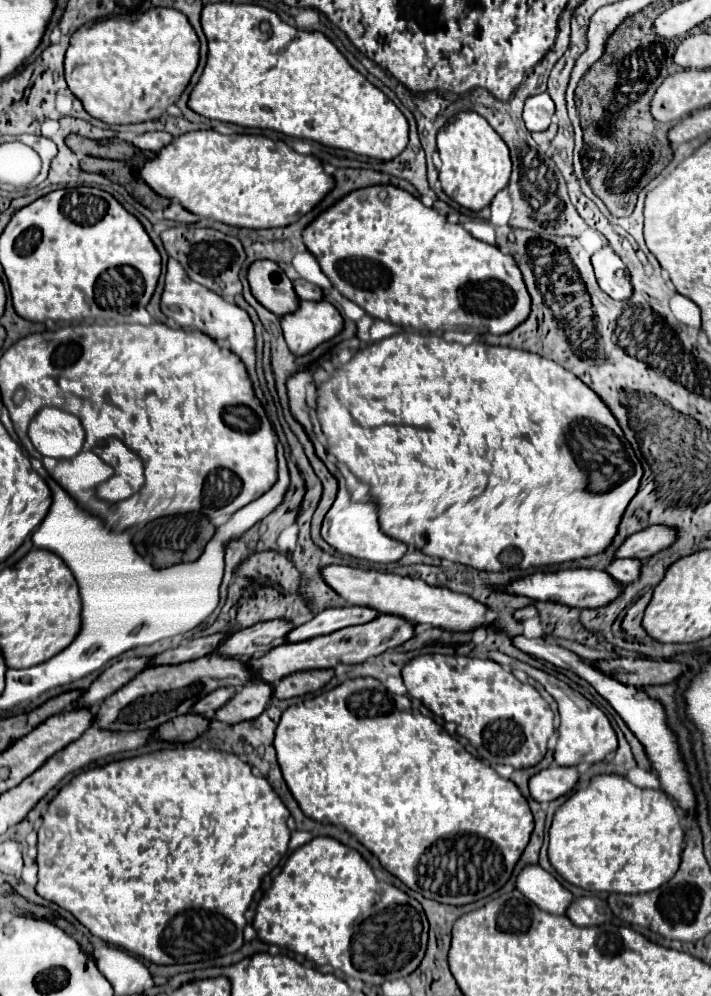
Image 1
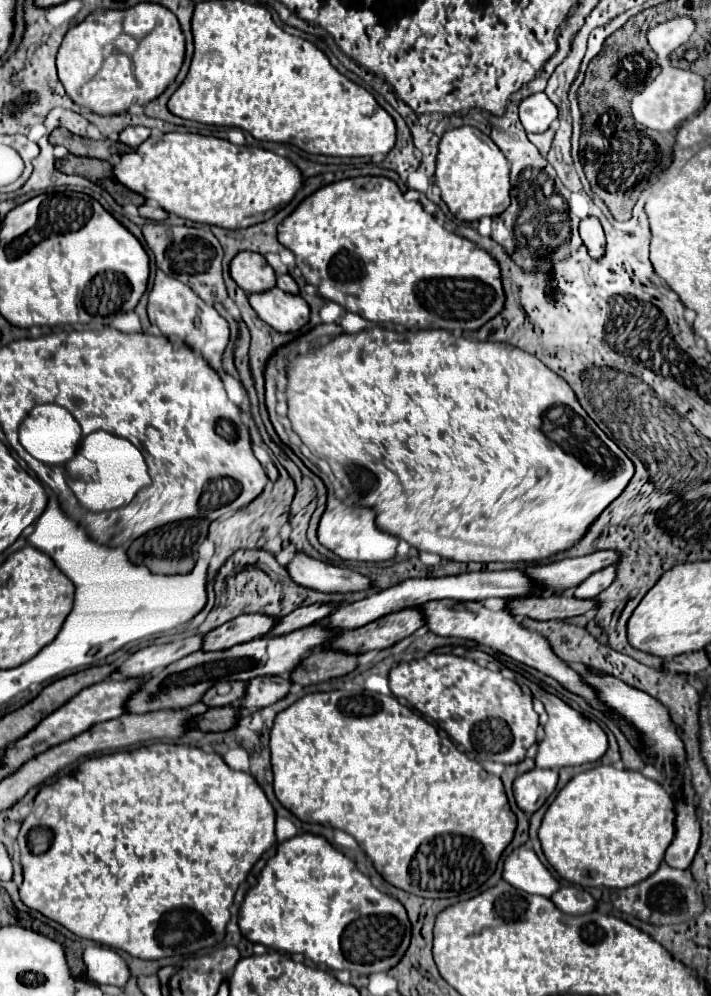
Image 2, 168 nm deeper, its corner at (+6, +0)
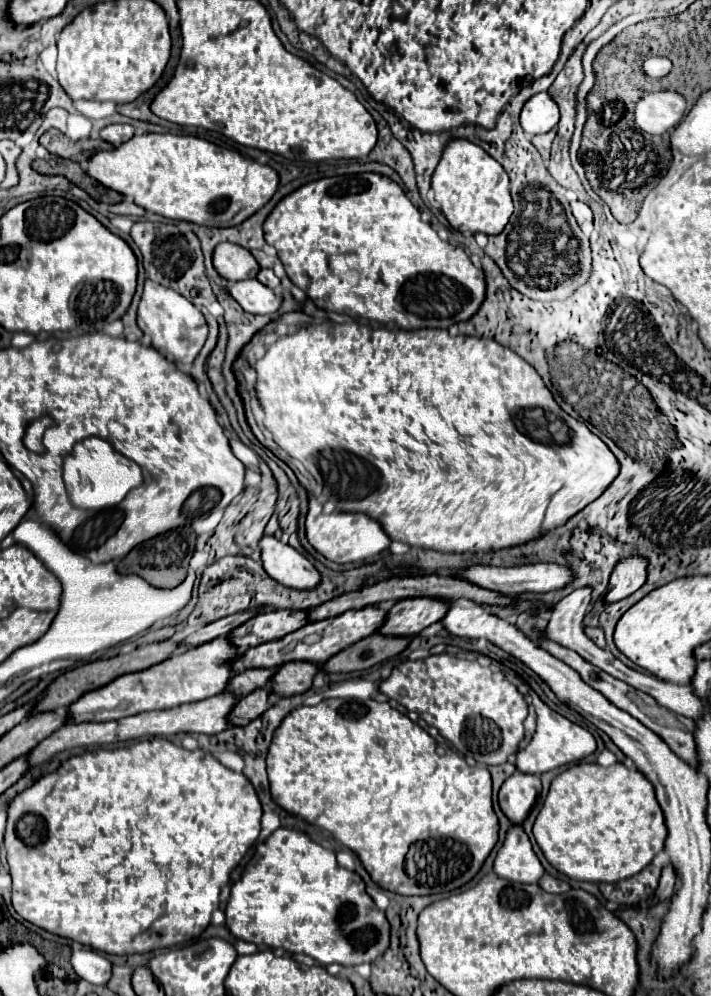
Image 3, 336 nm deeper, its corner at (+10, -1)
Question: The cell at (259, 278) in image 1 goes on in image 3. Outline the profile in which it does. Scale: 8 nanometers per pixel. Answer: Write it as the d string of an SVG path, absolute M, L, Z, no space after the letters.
M234 243L216 245L212 263L214 263L214 269L230 283L242 281L242 279L254 279L256 273L260 271L260 265L252 257L252 253Z

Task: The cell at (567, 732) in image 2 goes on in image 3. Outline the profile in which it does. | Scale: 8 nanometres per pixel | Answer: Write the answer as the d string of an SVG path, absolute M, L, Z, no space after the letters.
M538 697L532 701L532 705L534 705L536 715L538 715L538 719L536 719L536 733L532 735L532 741L522 751L516 753L516 771L530 773L530 775L540 775L540 773L552 771L556 767L580 761L582 757L588 757L588 755L594 753L596 741L594 741L592 733L588 733L586 729L574 725L566 717L554 713Z

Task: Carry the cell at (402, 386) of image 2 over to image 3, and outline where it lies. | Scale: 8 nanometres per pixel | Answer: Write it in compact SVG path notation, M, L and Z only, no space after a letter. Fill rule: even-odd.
M326 321L322 325L310 323L306 327L300 327L296 333L280 337L276 343L268 345L264 357L256 359L254 369L256 397L264 411L264 427L272 433L272 439L290 457L302 461L310 475L322 479L322 483L330 487L334 499L338 501L338 511L366 513L374 517L382 525L382 529L386 529L386 535L390 539L402 541L412 547L424 547L442 553L476 553L522 545L568 521L590 501L598 499L618 475L618 461L614 453L606 447L606 443L600 441L584 423L572 419L556 405L552 393L546 389L534 367L530 367L526 361L522 361L522 357L492 339L478 339L466 335L452 337L447 329L388 331L384 327L374 329L370 325L360 325L358 321ZM532 429L556 429L556 437L550 433L552 441L540 443L532 439Z

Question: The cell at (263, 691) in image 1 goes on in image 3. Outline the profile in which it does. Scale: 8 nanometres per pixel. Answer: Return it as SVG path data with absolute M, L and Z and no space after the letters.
M288 661L274 675L274 685L270 689L272 689L272 693L280 693L286 697L306 693L312 687L312 679L320 671L322 671L322 667L314 665L310 661Z

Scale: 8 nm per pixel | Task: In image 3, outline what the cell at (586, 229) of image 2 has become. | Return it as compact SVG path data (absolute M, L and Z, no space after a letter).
M573 202L572 205L572 214L576 218L578 223L582 223L585 220L593 220L593 213L590 207L583 202Z

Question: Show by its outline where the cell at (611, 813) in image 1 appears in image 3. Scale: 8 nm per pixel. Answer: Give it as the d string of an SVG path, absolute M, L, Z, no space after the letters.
M578 763L562 771L552 781L546 801L534 821L534 837L548 863L564 875L578 881L618 883L640 873L640 869L650 865L654 855L662 851L666 825L654 787L638 769L628 769L624 763L614 763L610 767L600 767L598 763Z

